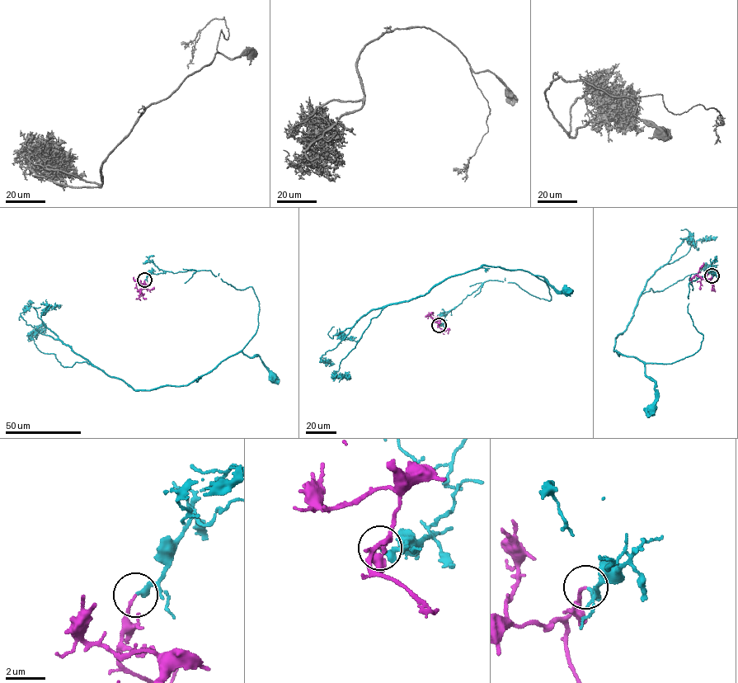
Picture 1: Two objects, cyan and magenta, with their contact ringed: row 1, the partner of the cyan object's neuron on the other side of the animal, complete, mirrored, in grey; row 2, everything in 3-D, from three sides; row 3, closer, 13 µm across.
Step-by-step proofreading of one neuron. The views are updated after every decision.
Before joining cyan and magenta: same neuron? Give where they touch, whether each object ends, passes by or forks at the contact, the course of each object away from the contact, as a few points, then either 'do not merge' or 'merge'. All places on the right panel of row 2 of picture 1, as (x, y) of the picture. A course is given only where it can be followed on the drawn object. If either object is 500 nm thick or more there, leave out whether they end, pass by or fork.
place (712, 275); cyan ends; magenta ends; course cyan (712, 276), (688, 284), (700, 348), (646, 364), (652, 407); course magenta (712, 276), (704, 279), (698, 275), (703, 262); merge

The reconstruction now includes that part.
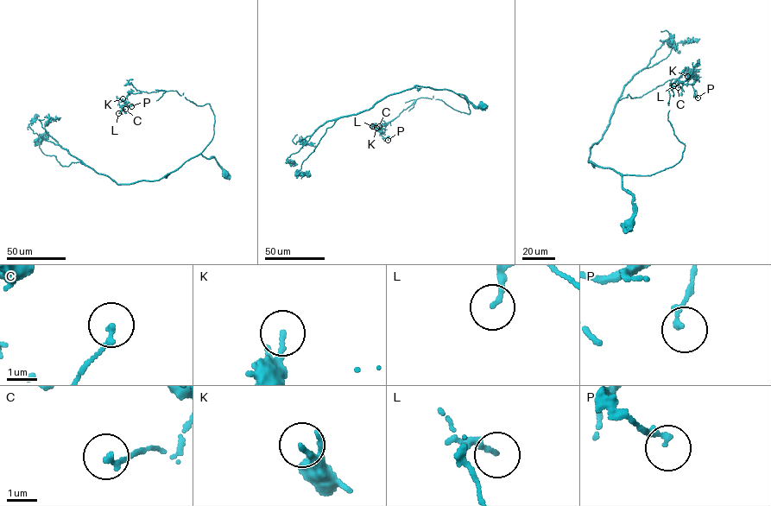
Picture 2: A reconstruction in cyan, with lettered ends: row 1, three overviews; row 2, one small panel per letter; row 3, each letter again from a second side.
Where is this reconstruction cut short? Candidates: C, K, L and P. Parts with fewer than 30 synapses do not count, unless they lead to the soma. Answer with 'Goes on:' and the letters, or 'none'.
Goes on: none

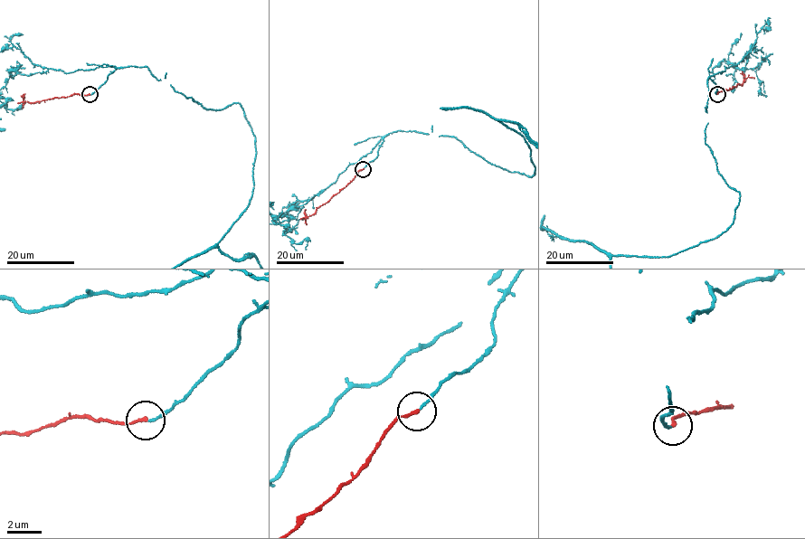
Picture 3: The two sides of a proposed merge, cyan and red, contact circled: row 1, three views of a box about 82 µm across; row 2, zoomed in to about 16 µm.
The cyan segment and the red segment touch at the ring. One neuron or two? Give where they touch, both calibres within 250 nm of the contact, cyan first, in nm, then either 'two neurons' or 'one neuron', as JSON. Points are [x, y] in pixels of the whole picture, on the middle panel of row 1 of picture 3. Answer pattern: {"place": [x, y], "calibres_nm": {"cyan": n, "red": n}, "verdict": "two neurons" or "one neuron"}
{"place": [363, 169], "calibres_nm": {"cyan": 120, "red": 180}, "verdict": "one neuron"}

